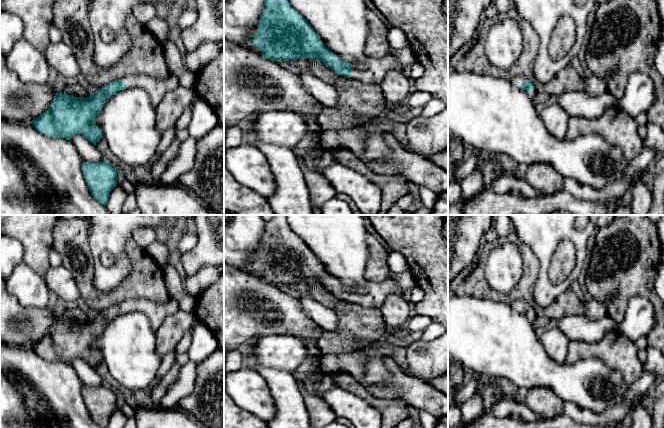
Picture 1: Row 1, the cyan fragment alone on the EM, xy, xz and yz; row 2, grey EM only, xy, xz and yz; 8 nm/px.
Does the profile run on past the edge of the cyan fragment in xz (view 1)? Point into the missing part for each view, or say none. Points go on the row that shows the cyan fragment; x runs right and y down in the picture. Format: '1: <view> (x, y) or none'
1: xz (377, 68)

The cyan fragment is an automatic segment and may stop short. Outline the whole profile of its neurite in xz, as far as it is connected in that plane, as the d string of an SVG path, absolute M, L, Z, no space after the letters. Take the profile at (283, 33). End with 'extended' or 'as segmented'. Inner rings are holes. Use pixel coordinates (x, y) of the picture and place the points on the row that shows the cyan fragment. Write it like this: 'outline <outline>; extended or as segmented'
outline M265 0L260 16L258 29L252 39L252 45L259 48L266 59L278 62L297 59L315 58L330 68L336 75L359 80L365 84L378 84L383 81L391 70L399 70L399 63L387 55L383 58L368 57L368 66L365 70L358 70L350 63L342 61L336 54L328 50L319 35L308 21L289 3L289 0Z; extended

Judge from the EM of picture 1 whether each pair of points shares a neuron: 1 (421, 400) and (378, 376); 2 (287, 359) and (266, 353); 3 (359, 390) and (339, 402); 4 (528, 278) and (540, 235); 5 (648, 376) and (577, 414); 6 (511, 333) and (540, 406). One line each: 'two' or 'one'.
1: two
2: one
3: two
4: two
5: one
6: two

